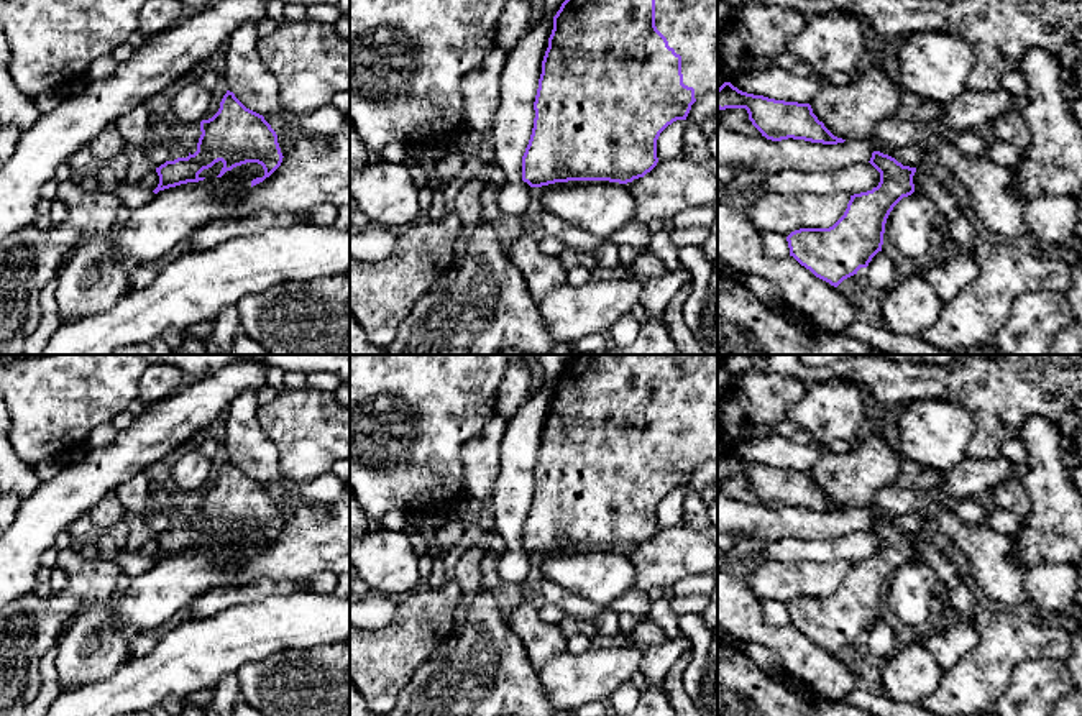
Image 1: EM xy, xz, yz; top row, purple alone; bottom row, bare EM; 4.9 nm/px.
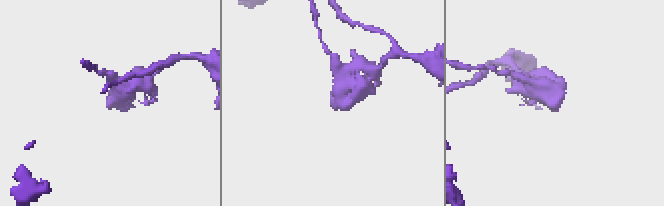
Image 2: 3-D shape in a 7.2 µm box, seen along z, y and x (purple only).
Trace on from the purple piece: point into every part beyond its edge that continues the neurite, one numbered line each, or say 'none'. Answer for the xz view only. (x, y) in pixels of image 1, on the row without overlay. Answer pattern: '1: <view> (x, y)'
1: xz (687, 385)

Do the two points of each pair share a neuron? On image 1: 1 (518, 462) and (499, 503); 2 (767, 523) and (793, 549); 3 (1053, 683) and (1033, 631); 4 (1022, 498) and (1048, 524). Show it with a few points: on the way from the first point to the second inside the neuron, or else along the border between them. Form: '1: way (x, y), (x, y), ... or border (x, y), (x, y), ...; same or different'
1: way (518, 472), (516, 485), (509, 493); same
2: border (820, 539), (782, 537), (767, 544); different
3: border (1064, 660), (1051, 657), (1026, 659), (1010, 677); different
4: border (1022, 480), (1031, 500), (1031, 511), (1023, 519); different

